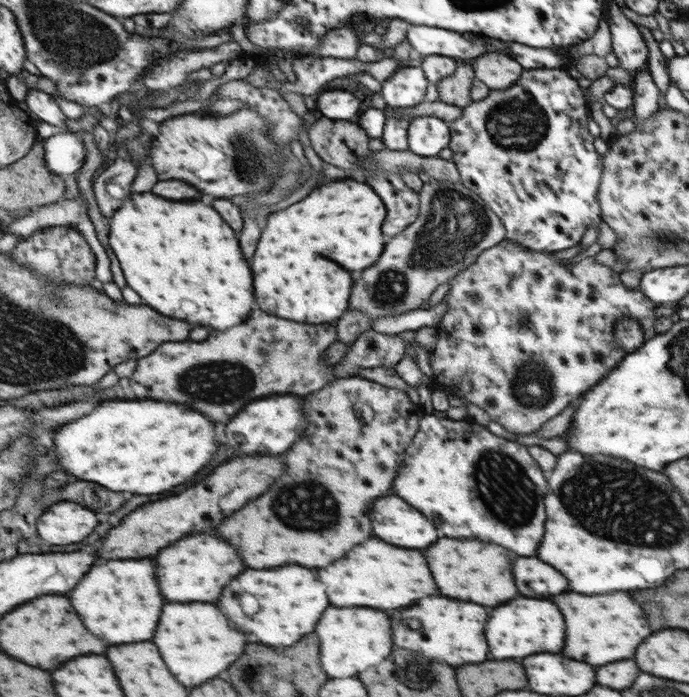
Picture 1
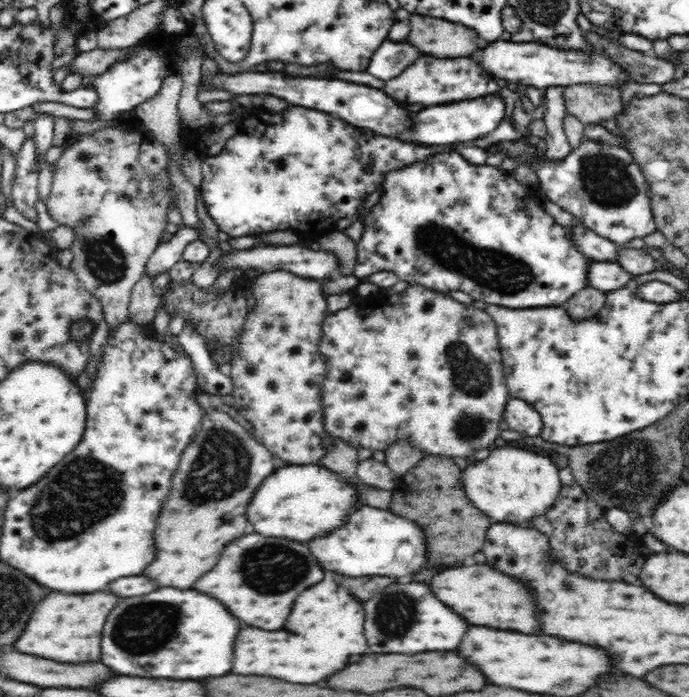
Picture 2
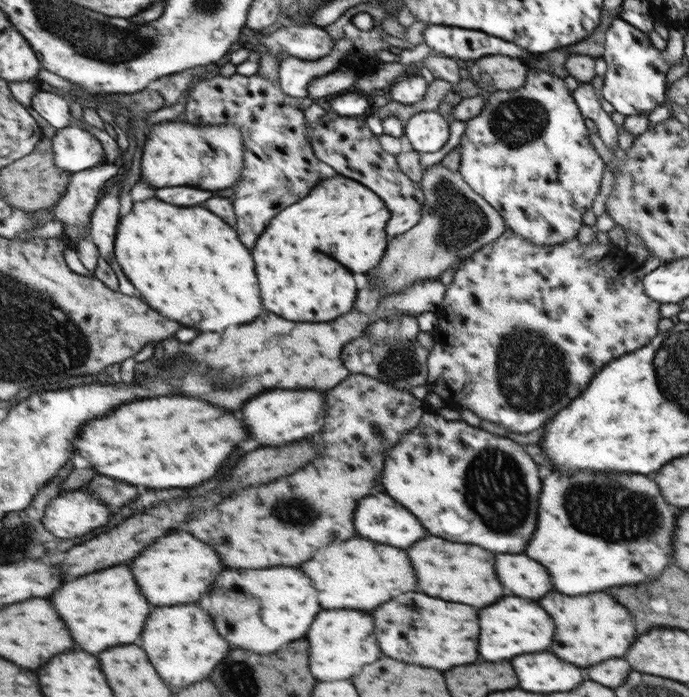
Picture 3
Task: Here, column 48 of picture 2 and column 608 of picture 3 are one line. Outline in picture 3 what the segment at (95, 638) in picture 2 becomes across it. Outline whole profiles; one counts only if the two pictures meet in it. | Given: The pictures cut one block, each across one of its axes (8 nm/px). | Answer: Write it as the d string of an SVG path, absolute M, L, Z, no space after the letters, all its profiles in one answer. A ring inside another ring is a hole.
M553 592L545 594L539 602L557 618L557 646L553 646L551 652L557 654L557 658L565 658L565 662L591 666L611 658L611 654L613 658L621 658L633 642L635 626L631 614L605 592L585 596L563 596Z

